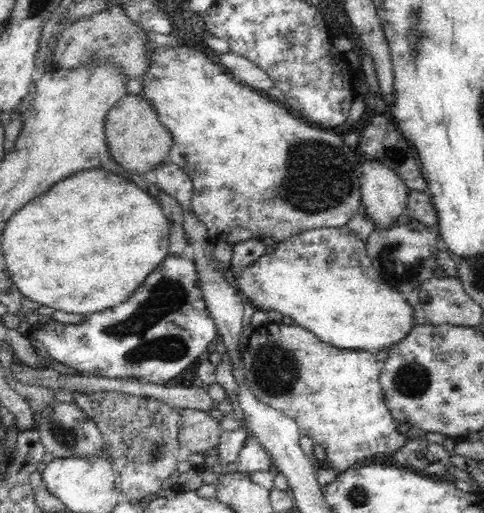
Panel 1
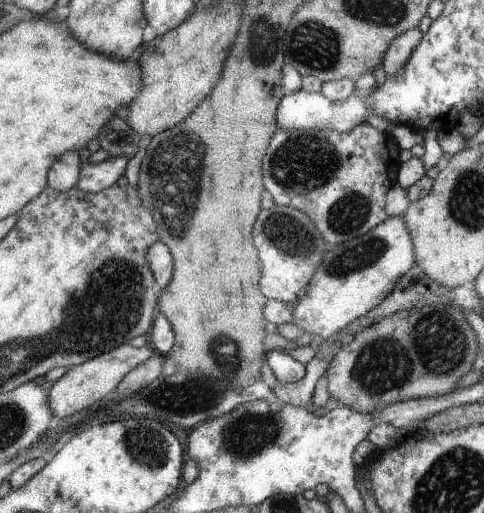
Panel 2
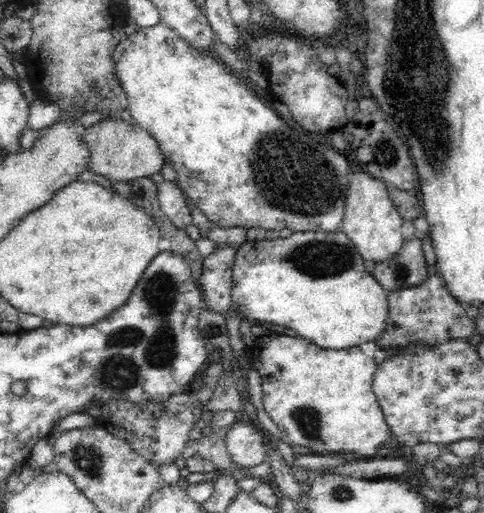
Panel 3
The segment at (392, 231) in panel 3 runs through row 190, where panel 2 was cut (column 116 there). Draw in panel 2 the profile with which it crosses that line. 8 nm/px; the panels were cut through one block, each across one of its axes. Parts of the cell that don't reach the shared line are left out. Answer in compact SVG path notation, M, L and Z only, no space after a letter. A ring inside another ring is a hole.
M124 343L85 363L70 367L69 371L65 372L49 391L49 407L53 410L53 416L64 419L94 408L120 386L130 371L146 363L154 352L150 345L135 347L130 343Z

